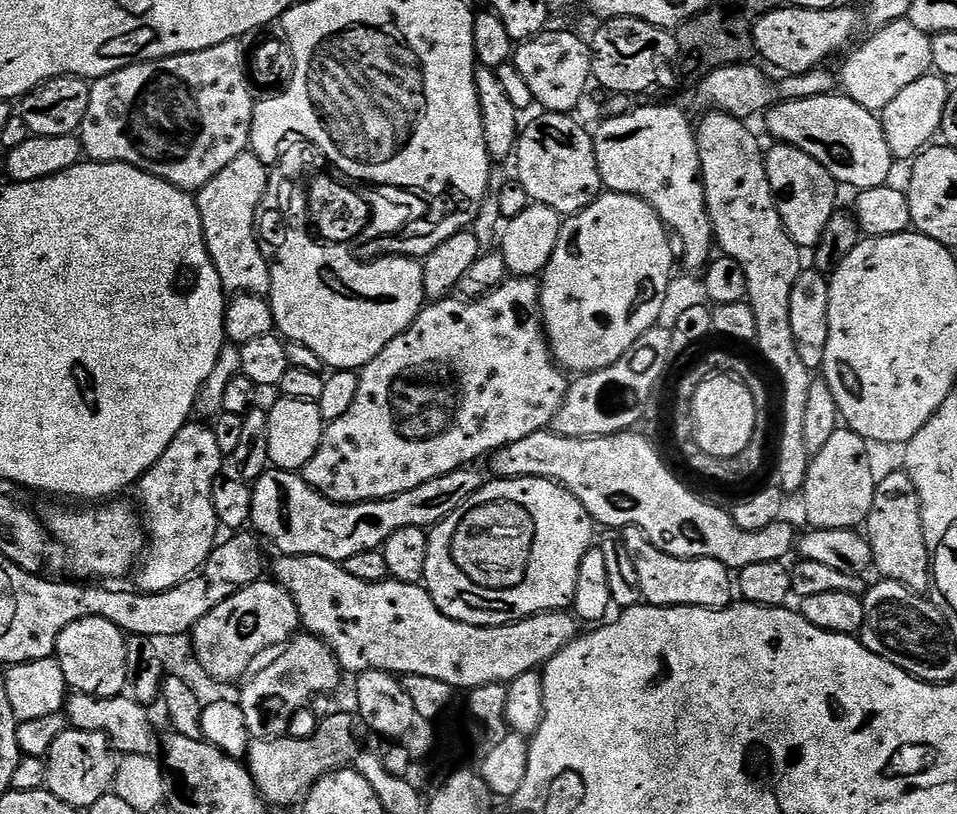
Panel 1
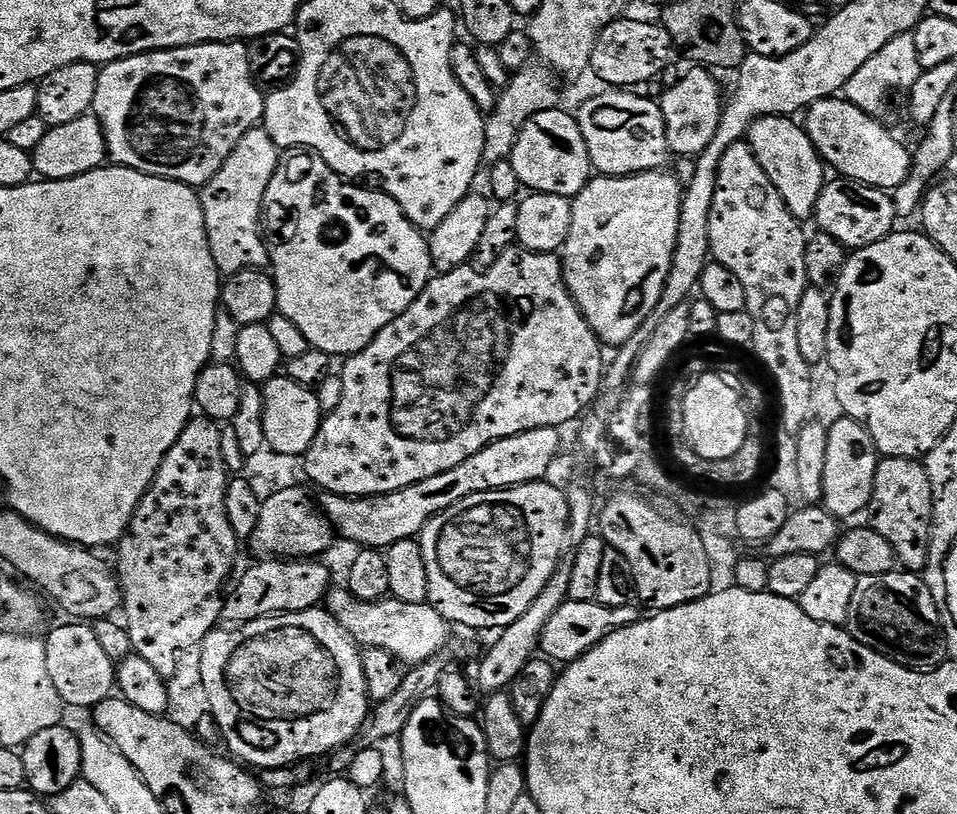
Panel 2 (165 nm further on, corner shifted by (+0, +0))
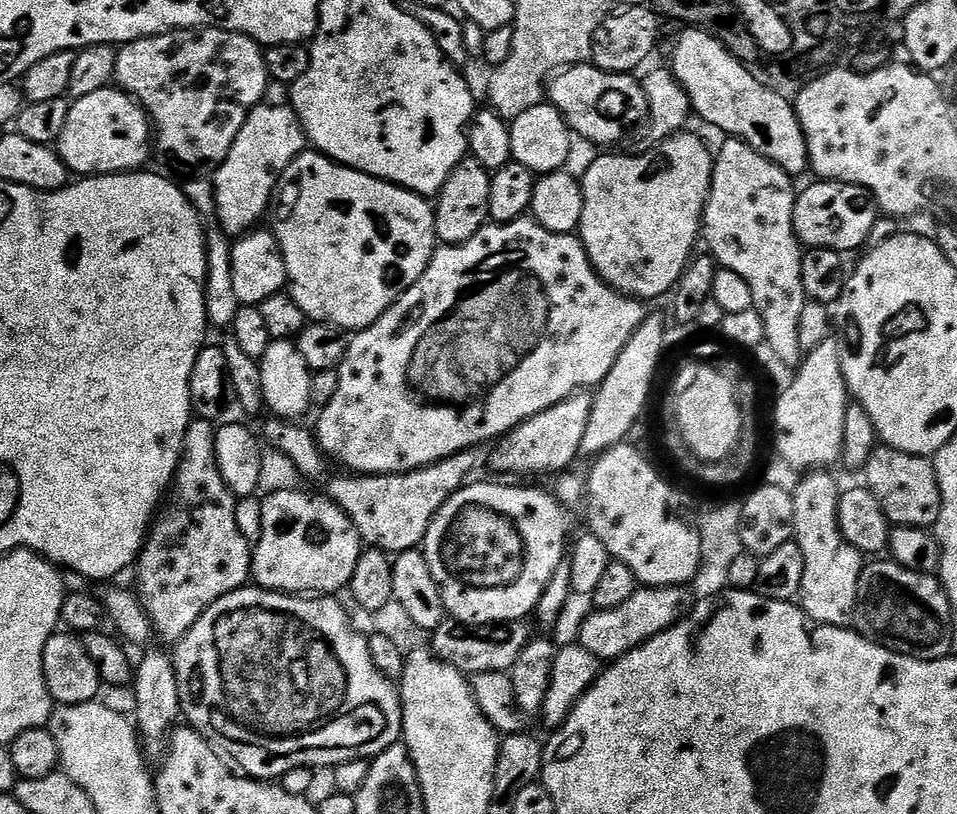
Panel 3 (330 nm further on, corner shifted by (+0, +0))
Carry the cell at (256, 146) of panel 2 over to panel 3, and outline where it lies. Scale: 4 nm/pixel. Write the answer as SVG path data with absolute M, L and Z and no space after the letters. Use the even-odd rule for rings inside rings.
M261 102L252 113L246 118L242 130L238 130L238 138L234 146L230 146L230 154L221 162L219 168L214 172L214 187L216 190L216 215L215 219L220 220L219 231L229 238L239 238L245 232L253 231L260 219L265 219L270 205L274 200L276 185L280 183L280 176L294 162L294 158L305 151L306 137L304 127L300 124L300 119L291 107L280 104L268 104Z

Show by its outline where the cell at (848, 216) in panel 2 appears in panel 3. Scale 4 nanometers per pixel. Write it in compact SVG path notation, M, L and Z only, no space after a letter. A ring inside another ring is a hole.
M817 179L815 183L797 195L794 206L794 230L801 245L805 249L829 248L841 254L863 249L878 219L878 205L871 192L837 180Z

